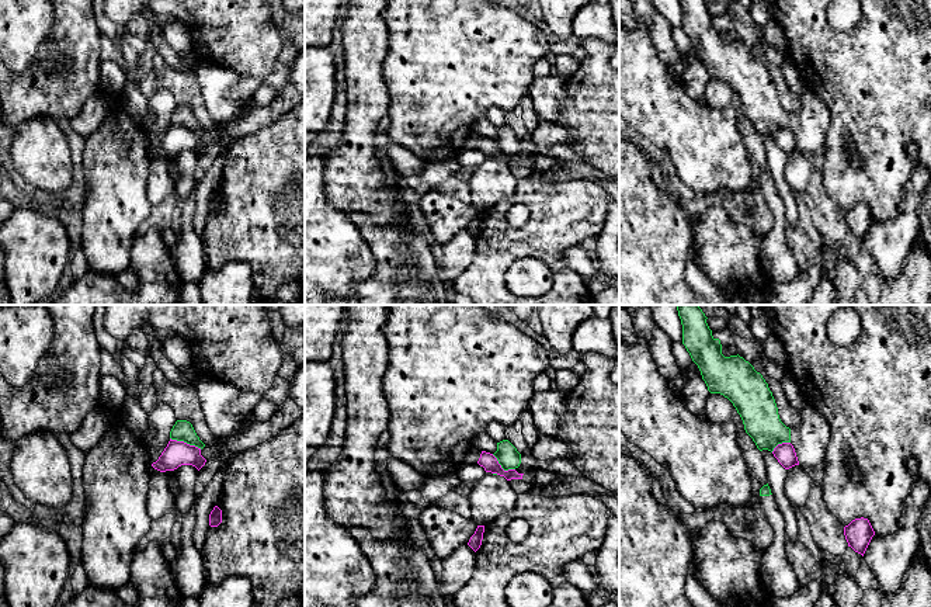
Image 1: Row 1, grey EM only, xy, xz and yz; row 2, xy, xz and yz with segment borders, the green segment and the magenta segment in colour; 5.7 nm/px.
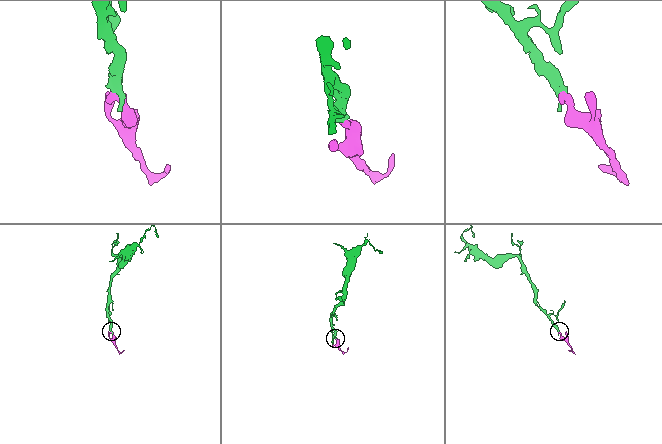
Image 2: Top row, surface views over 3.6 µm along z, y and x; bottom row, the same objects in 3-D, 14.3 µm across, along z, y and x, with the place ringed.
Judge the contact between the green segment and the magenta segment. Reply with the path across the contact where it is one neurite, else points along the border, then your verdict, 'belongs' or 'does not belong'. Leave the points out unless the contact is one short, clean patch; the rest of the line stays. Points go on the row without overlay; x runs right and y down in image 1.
border along xy (170, 122), (201, 134); does not belong

